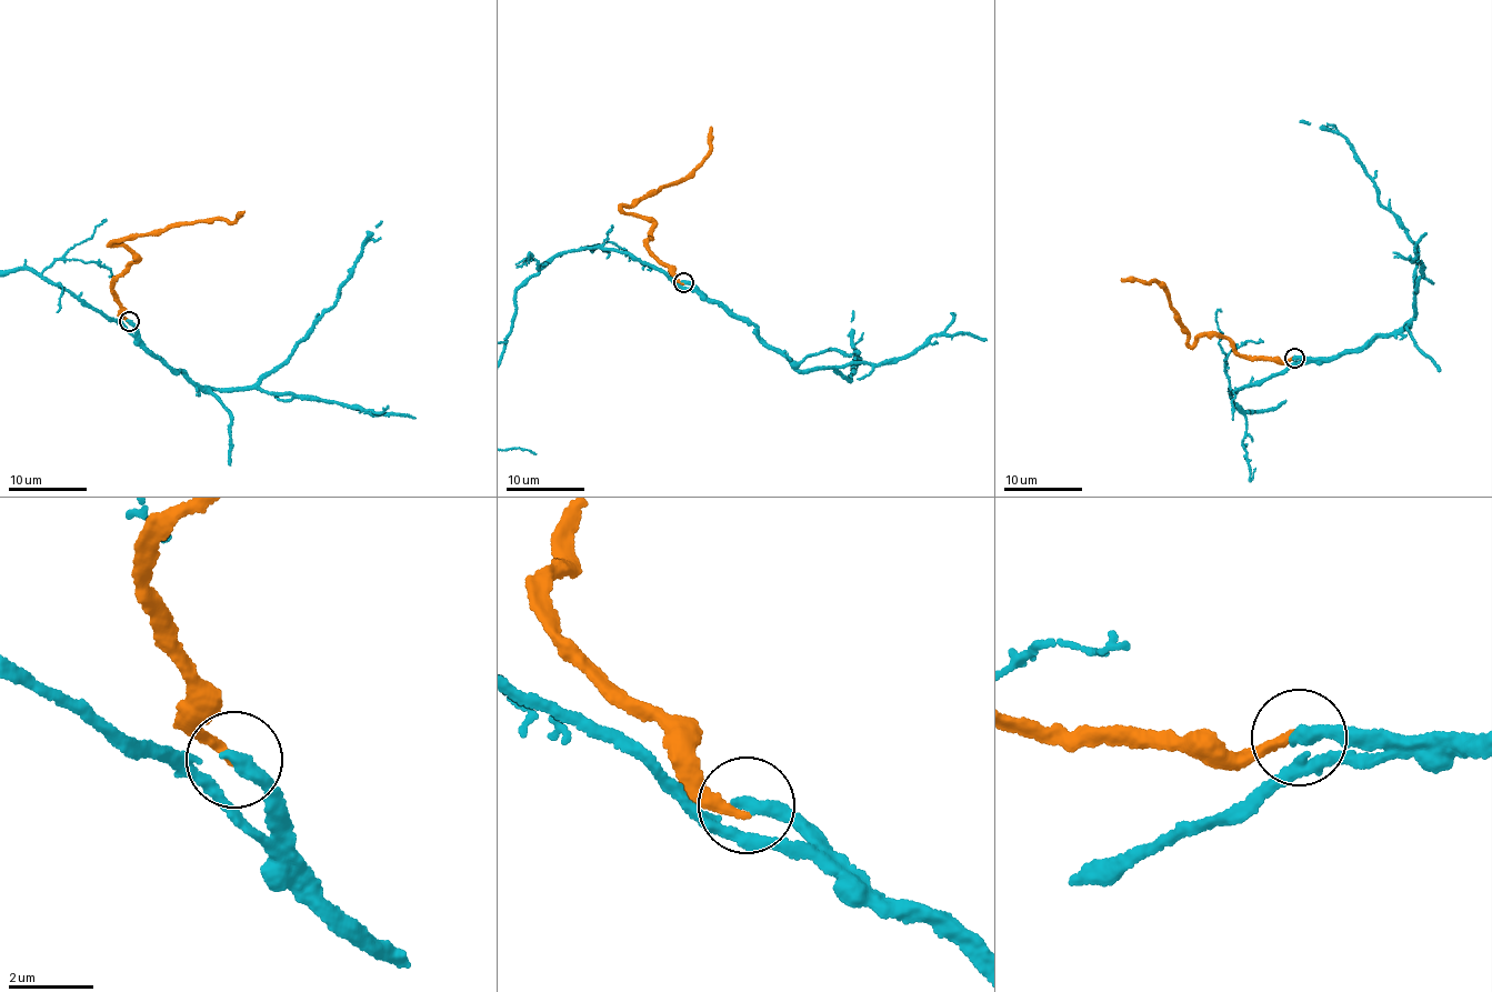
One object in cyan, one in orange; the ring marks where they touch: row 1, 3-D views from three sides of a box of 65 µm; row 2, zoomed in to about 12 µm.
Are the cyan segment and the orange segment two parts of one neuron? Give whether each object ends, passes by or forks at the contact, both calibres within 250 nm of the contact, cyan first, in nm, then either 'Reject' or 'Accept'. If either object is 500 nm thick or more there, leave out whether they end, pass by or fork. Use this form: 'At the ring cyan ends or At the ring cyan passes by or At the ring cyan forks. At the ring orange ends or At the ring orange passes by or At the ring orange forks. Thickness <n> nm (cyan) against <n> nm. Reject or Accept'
At the ring cyan ends. At the ring orange ends. Thickness 360 nm (cyan) against 240 nm. Accept

